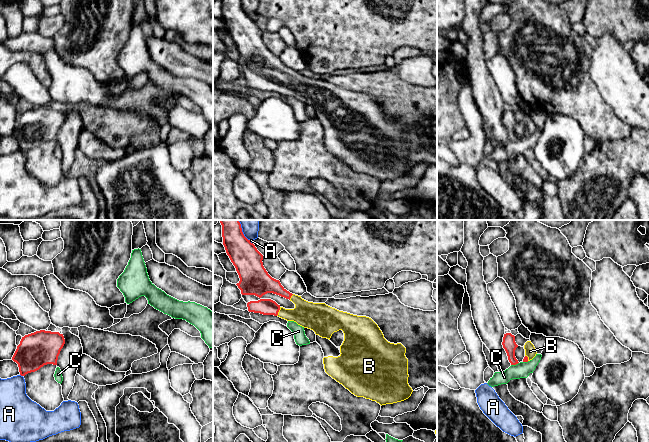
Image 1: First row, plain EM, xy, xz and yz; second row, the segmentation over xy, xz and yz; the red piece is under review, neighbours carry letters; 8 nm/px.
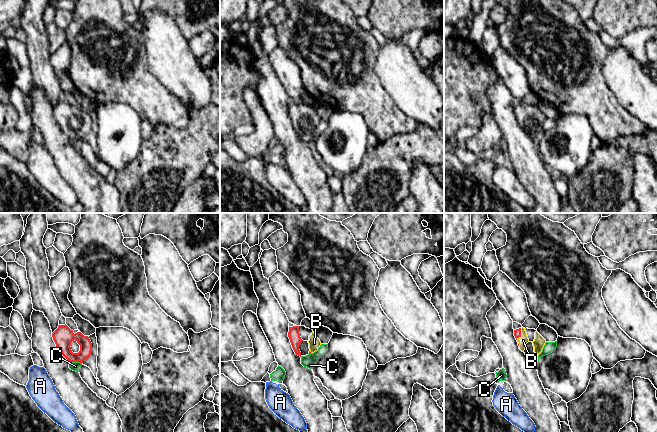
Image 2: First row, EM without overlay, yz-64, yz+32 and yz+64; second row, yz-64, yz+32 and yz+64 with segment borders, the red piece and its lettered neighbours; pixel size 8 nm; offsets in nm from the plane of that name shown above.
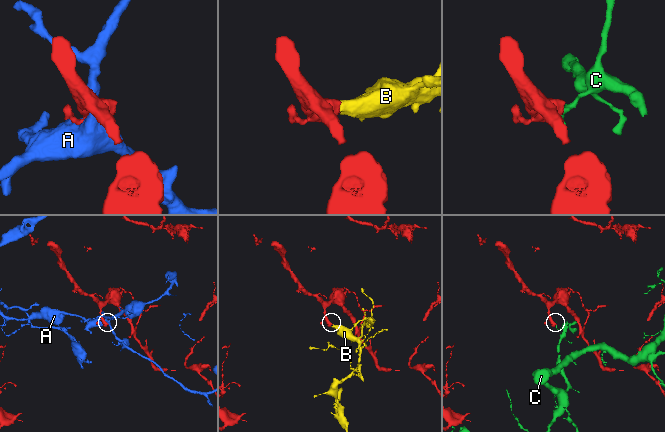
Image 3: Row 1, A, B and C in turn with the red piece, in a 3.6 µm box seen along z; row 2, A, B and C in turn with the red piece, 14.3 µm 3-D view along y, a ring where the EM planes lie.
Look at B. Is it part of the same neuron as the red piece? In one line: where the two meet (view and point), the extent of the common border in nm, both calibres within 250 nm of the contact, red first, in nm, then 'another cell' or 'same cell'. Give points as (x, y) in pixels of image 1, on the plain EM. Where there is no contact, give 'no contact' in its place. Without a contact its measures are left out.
meets red in xz at (278, 87); contact 80 nm long; 130 nm thick on the red side, 200 nm on the other; same cell

